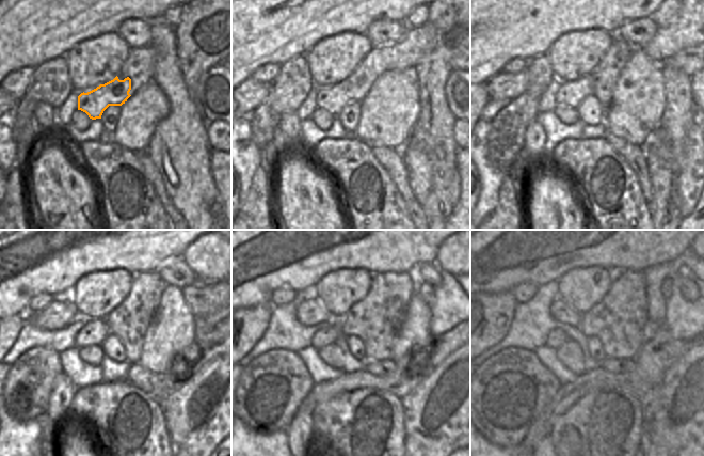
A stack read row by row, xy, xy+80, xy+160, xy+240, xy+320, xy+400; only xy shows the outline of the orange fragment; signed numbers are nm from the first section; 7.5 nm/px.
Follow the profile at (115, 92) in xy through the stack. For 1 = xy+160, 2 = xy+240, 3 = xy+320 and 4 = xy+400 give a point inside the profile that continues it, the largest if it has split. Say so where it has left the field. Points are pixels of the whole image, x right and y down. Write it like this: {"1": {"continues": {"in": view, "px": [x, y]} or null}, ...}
{"1": {"continues": {"in": "xy+160", "px": [572, 93]}}, "2": {"continues": {"in": "xy+240", "px": [94, 333]}}, "3": {"continues": {"in": "xy+320", "px": [322, 337]}}, "4": {"continues": {"in": "xy+400", "px": [557, 337]}}}

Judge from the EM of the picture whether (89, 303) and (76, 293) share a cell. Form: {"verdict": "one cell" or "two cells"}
{"verdict": "one cell"}

